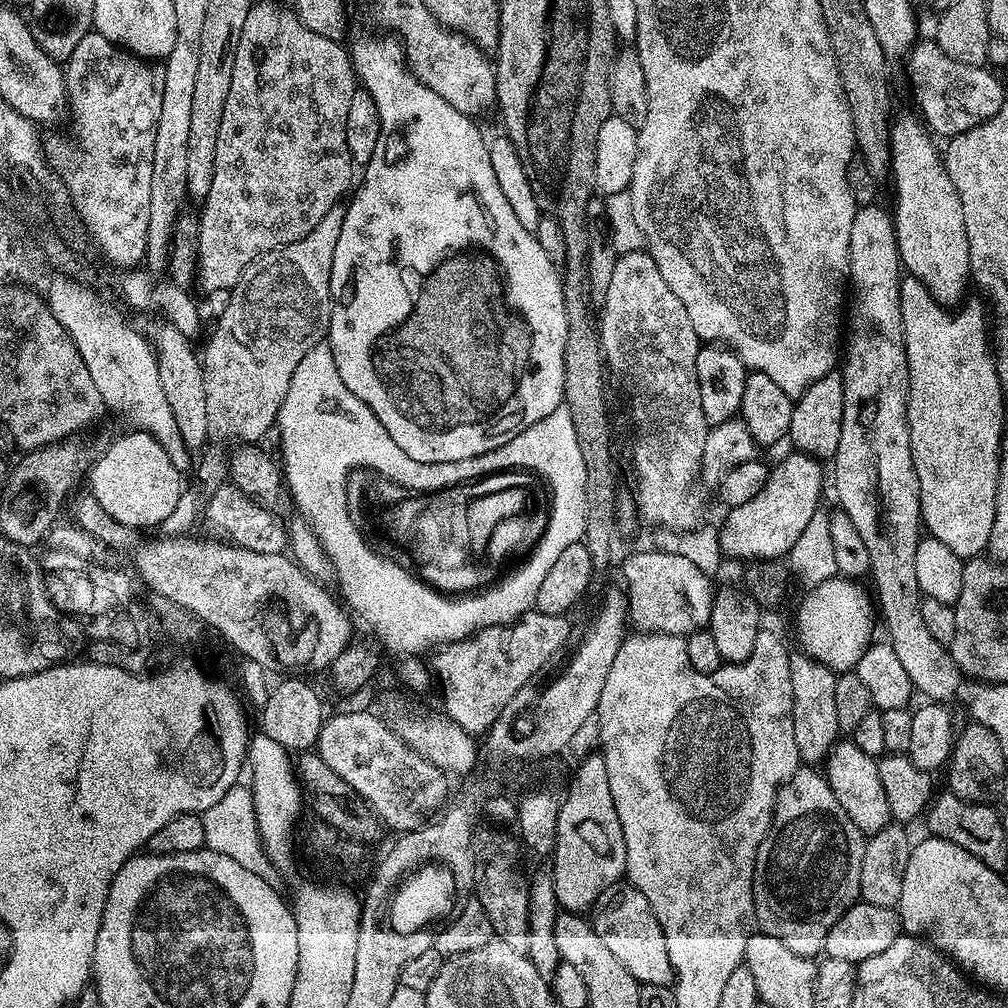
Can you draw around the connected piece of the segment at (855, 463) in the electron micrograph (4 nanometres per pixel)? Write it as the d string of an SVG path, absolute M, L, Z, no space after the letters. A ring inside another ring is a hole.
M879 203L866 204L857 207L854 214L854 226L850 226L850 250L848 251L848 279L850 281L850 303L846 308L846 343L842 348L842 375L844 377L844 413L842 414L842 442L838 442L838 450L834 457L836 464L836 496L840 499L839 507L854 522L854 530L866 545L866 551L870 553L870 581L876 587L874 600L878 605L878 616L884 619L884 628L888 631L887 643L892 645L898 662L902 662L902 670L906 670L906 678L910 678L913 689L920 692L932 702L948 702L952 696L952 653L945 645L933 638L930 630L926 630L926 622L922 619L922 595L918 586L917 571L914 558L917 557L917 549L922 539L922 521L920 518L920 487L918 486L918 474L914 470L912 451L910 450L910 434L908 433L908 359L906 358L906 346L904 345L904 327L902 326L902 306L900 305L900 282L902 279L902 265L900 255L896 249L896 227L892 221L892 213L886 207L880 208Z

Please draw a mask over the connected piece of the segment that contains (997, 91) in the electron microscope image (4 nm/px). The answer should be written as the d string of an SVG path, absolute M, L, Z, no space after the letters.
M921 39L913 44L912 51L906 57L908 80L912 83L912 96L916 99L917 106L920 107L918 112L923 123L937 137L951 138L970 130L974 126L985 124L990 118L994 118L994 114L998 114L998 110L1006 103L1006 96L1004 96L1004 89L1006 88L1001 77L995 71L979 64L963 64L954 58L950 58L936 45L935 39L923 40Z

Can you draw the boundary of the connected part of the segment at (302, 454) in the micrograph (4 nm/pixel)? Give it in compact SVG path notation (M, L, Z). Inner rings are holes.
M326 342L316 344L302 362L298 362L298 370L294 370L294 378L290 378L290 390L286 390L286 398L280 407L278 417L278 432L280 428L280 456L282 461L282 477L286 483L286 492L296 503L299 515L314 530L318 542L322 542L322 550L332 563L332 572L340 583L340 592L344 595L343 603L350 609L351 615L357 621L361 620L370 631L392 652L400 654L424 654L442 644L452 644L456 640L464 640L474 633L490 626L506 624L511 626L520 616L533 611L538 598L538 589L546 578L550 566L562 555L566 546L581 543L586 526L586 462L582 462L582 454L578 447L578 438L574 434L574 422L570 419L570 410L565 404L559 404L546 418L534 422L522 434L510 438L506 446L498 450L490 450L481 456L466 458L462 462L414 462L410 454L398 450L398 442L386 434L386 426L378 422L374 410L366 406L338 378L338 370L334 366L332 348ZM365 463L375 465L388 476L412 476L412 484L416 484L416 493L424 488L442 488L440 484L452 484L452 480L462 480L465 477L476 476L476 473L488 472L489 469L502 468L505 465L527 464L528 467L539 468L541 472L551 477L555 485L555 512L548 536L544 536L543 544L537 548L536 556L525 569L516 572L510 580L501 585L500 592L488 592L488 596L468 600L468 604L448 604L448 600L440 600L440 596L432 596L428 588L420 588L416 579L408 580L400 568L392 568L388 560L376 560L373 552L368 552L364 544L360 544L360 536L356 536L356 528L348 524L348 512L344 512L344 472L348 472L348 464Z

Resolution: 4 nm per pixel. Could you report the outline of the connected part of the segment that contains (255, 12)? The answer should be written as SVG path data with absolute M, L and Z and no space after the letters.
M253 3L248 11L242 34L234 54L234 78L230 78L230 94L226 94L226 110L222 110L222 126L218 126L218 142L214 146L214 182L210 182L210 194L202 201L204 208L200 212L200 230L195 233L197 240L197 264L195 283L201 284L208 292L230 290L238 278L259 256L278 250L298 238L306 238L322 218L336 203L345 199L344 191L351 189L354 165L346 146L346 110L350 110L350 98L358 90L356 73L352 70L352 57L347 47L343 48L340 40L331 40L322 34L314 34L300 21L295 12L287 7L279 8L276 4Z

